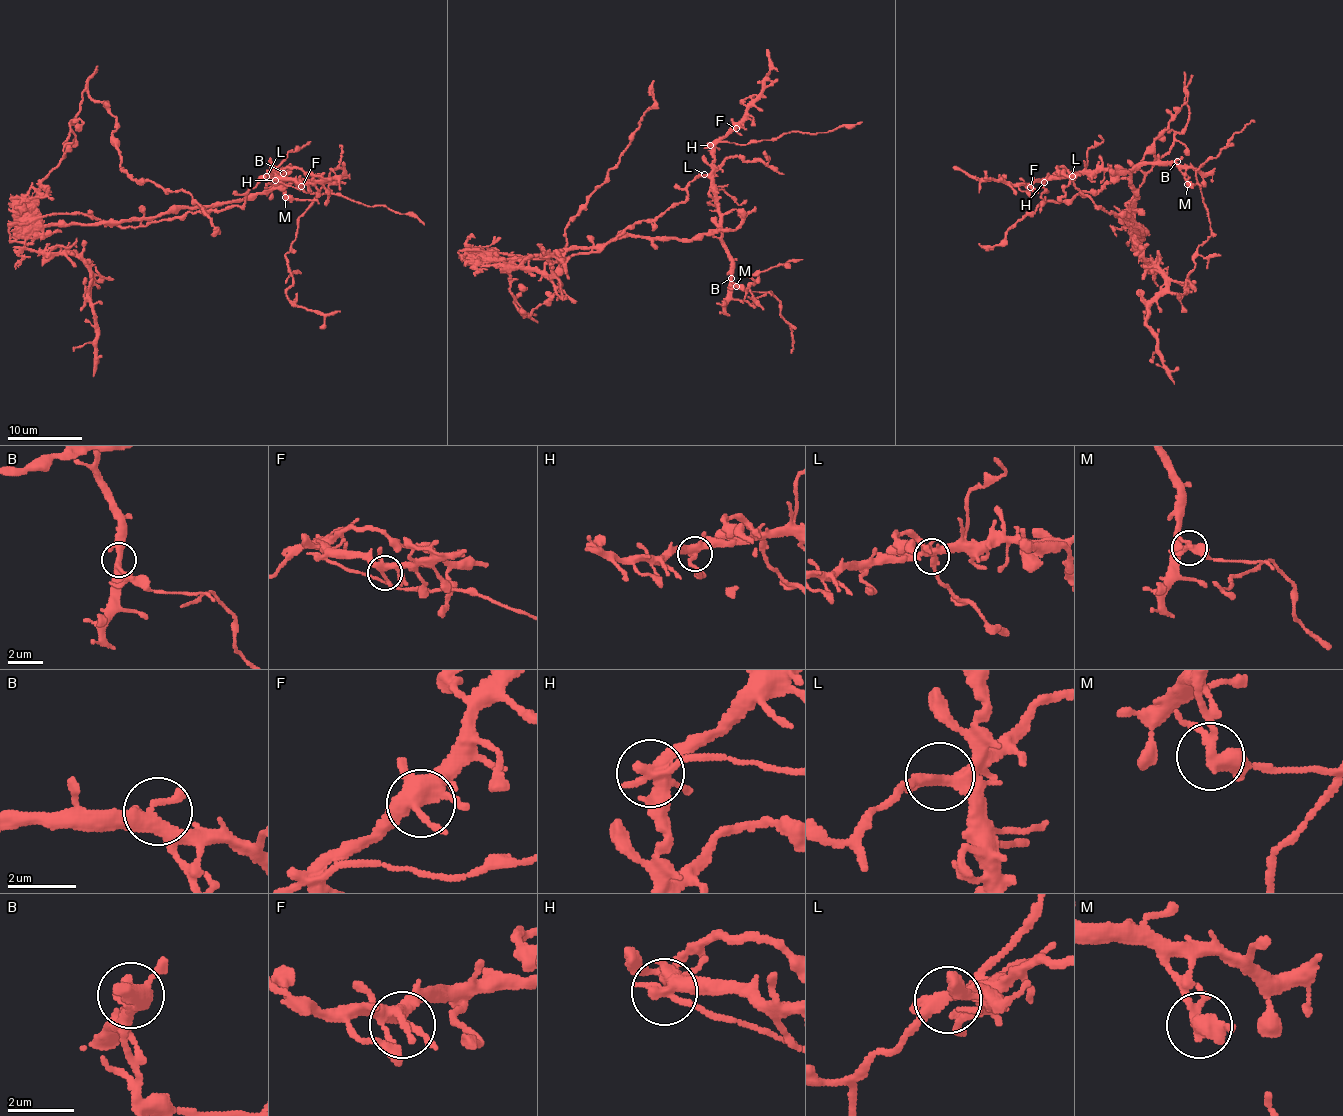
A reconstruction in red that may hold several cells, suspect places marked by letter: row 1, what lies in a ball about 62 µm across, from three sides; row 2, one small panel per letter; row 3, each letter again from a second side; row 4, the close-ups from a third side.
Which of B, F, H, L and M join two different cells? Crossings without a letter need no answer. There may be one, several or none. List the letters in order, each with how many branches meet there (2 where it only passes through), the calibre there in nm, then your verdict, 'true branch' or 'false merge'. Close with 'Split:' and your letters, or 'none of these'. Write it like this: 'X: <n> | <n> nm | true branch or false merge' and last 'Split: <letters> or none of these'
B: 4 | 320 nm | true branch
F: 5 | 360 nm | true branch
H: 4 | 360 nm | false merge
L: 2 | 340 nm | false merge
M: 3 | 320 nm | false merge
Split: H, L, M

